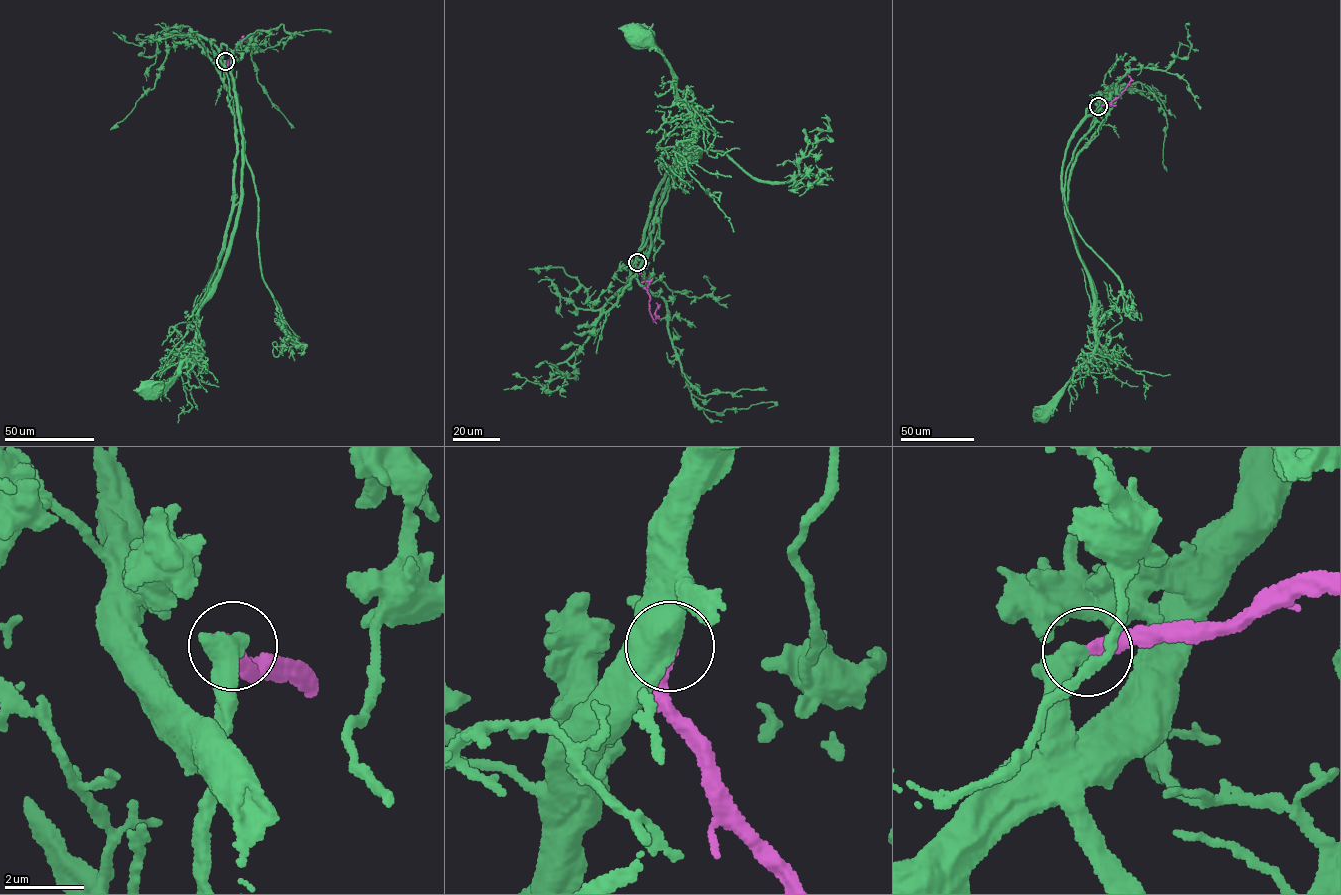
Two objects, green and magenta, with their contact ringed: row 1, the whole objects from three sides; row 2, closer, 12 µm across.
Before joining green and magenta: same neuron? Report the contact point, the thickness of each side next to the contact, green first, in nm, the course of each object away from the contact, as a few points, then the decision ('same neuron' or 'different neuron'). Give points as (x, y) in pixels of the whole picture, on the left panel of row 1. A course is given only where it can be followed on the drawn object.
at (225, 61); 480 nm thick on the green side, 380 nm on the other; green runs (225, 61), (236, 151), (225, 248), (199, 310), (196, 351), (168, 382), (151, 386); magenta runs (225, 61), (231, 62), (233, 49), (242, 40); same neuron

